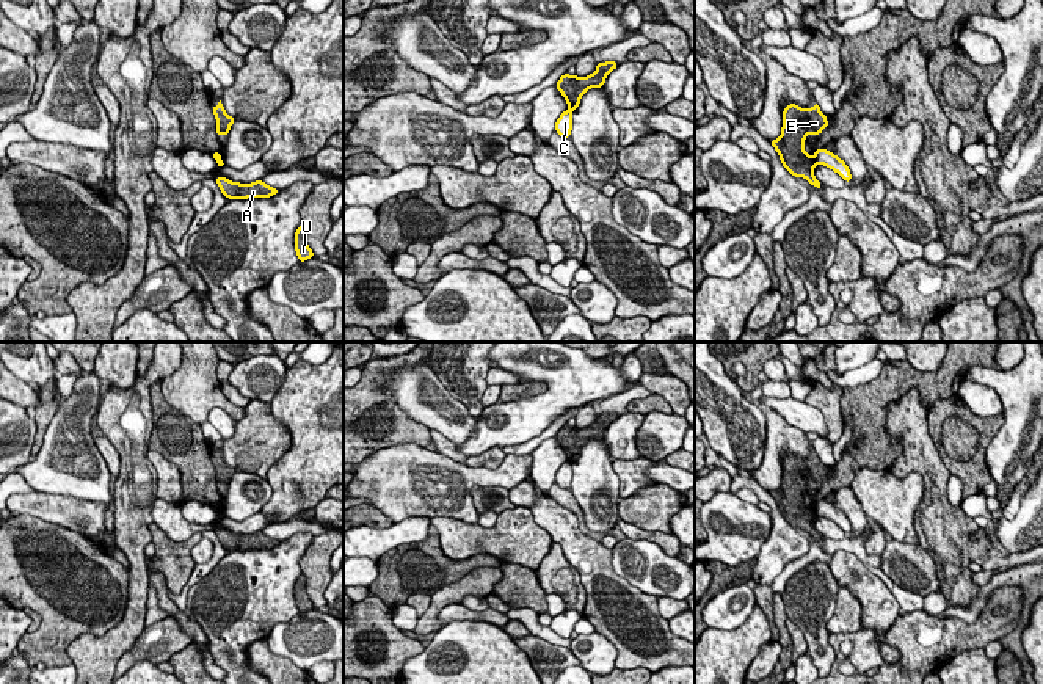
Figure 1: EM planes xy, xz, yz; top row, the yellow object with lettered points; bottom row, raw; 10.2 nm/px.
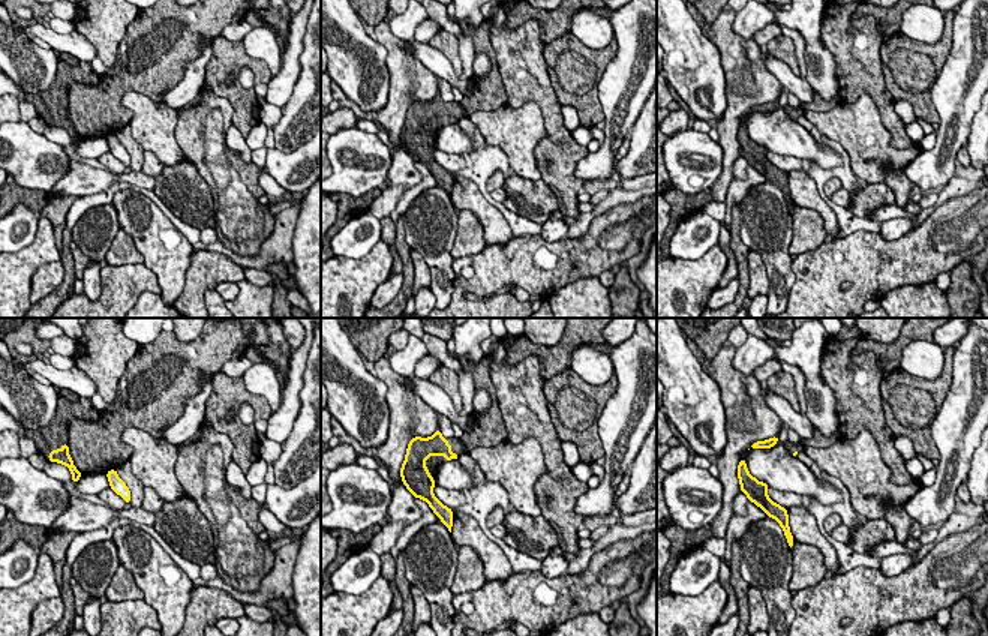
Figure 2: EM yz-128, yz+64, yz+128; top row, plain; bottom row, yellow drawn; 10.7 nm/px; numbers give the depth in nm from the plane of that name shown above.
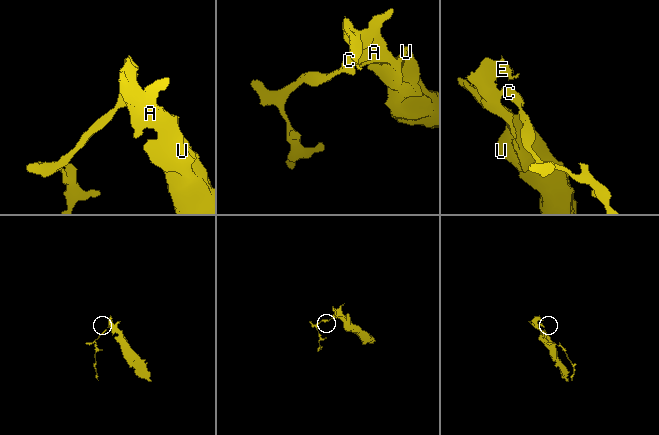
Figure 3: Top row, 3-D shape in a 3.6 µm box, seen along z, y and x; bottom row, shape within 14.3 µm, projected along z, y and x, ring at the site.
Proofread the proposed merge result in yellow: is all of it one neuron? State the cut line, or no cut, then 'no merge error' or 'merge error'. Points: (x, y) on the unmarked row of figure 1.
cut yz (813, 509), (816, 515); merge error

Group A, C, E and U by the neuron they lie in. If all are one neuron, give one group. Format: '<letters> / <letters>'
A E U / C

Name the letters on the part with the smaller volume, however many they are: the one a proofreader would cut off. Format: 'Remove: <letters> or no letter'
Remove: C

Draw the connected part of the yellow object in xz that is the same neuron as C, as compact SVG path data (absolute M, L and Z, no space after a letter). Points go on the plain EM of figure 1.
M566 461L560 466L555 474L555 483L560 488L569 489L572 482L572 461Z

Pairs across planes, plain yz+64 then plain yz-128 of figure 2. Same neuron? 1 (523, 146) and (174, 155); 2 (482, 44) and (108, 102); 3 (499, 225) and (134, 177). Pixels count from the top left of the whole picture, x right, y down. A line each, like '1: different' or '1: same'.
1: same
2: same
3: different

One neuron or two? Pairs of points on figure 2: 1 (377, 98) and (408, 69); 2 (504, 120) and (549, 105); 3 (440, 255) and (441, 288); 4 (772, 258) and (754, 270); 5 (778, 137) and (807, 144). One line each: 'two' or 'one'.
1: two
2: two
3: one
4: two
5: one

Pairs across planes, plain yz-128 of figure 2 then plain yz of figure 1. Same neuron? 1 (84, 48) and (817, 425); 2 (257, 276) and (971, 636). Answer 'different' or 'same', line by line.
1: same
2: different

